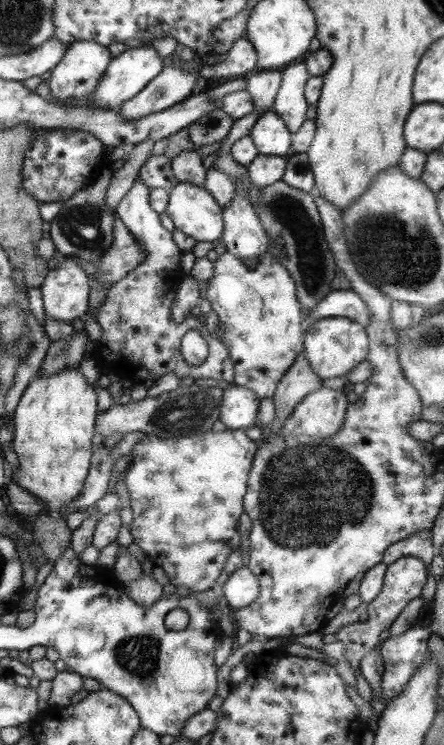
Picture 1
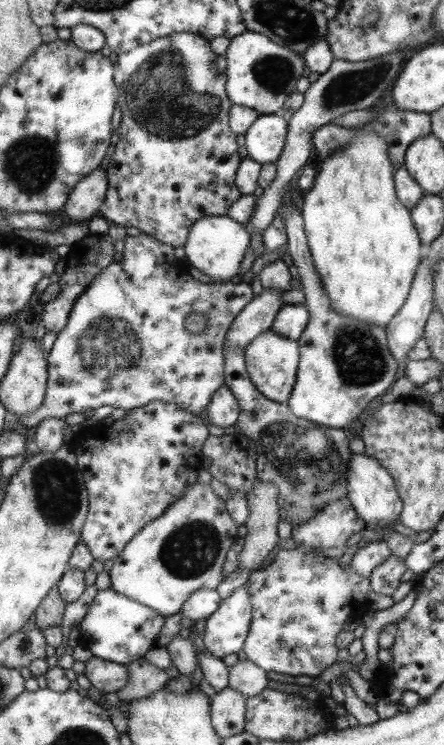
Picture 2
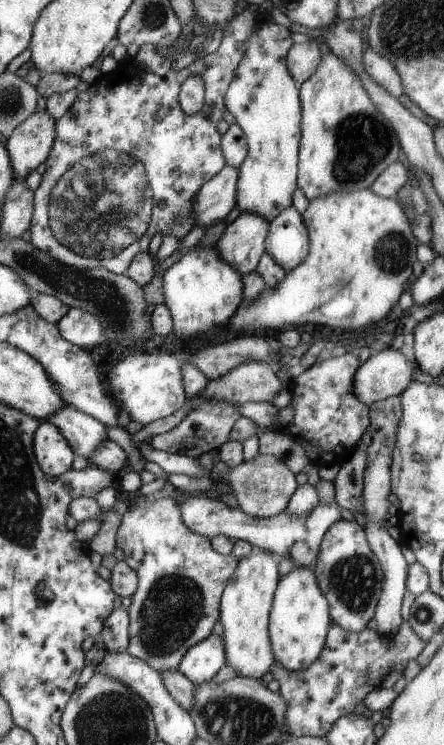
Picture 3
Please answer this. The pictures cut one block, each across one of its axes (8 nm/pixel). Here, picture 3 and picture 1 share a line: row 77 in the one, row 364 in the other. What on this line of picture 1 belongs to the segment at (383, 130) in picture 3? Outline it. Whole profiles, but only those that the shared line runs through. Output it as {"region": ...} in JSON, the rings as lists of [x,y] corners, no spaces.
{"region":[[[330,317],[329,319],[311,321],[308,330],[306,330],[305,355],[308,357],[314,372],[322,380],[350,374],[354,367],[368,359],[367,330],[357,321],[344,317]]]}

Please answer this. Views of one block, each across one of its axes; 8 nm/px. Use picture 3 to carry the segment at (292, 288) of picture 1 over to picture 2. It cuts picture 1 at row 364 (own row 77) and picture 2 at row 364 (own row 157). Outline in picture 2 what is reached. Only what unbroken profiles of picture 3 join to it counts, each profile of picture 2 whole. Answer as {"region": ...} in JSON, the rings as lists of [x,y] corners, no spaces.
{"region":[[[269,329],[254,340],[249,347],[246,347],[244,352],[248,361],[249,375],[257,388],[262,391],[262,395],[278,403],[288,404],[293,388],[297,384],[297,372],[301,359],[299,343]]]}

